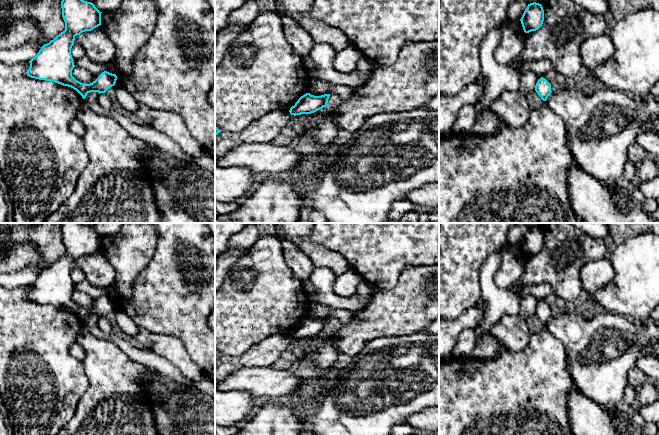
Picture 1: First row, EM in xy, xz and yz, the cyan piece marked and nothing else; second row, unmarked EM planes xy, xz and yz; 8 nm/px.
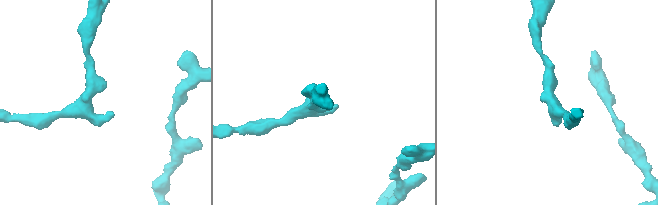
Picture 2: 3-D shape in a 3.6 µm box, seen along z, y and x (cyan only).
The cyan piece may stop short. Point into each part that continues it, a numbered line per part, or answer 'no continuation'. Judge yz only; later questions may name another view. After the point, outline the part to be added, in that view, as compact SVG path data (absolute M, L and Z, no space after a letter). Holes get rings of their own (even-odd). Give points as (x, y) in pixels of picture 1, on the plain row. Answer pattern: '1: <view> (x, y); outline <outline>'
no continuation

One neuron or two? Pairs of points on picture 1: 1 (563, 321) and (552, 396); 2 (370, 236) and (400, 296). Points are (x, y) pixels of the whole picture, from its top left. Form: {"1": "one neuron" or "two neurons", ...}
{"1": "two neurons", "2": "two neurons"}

